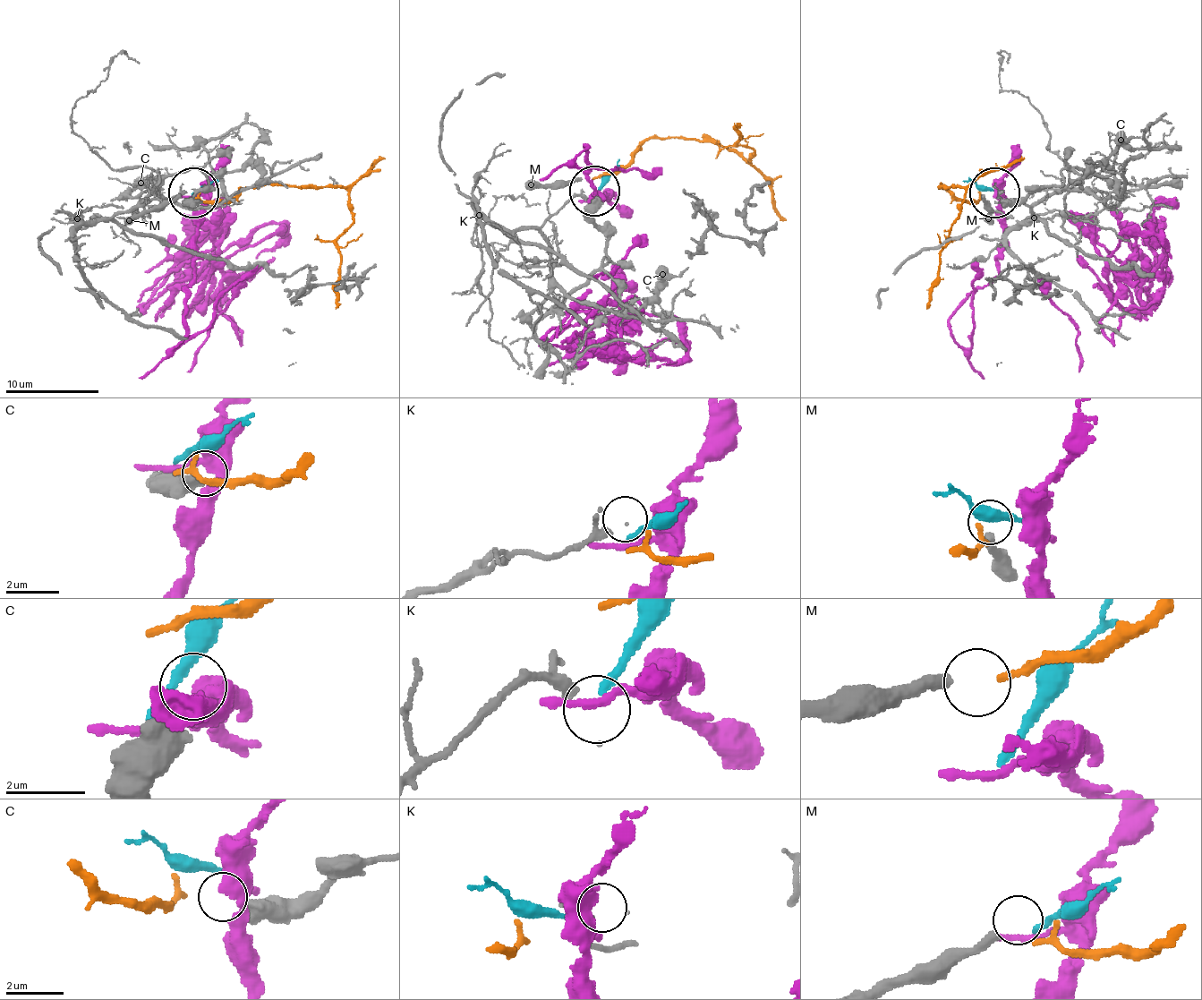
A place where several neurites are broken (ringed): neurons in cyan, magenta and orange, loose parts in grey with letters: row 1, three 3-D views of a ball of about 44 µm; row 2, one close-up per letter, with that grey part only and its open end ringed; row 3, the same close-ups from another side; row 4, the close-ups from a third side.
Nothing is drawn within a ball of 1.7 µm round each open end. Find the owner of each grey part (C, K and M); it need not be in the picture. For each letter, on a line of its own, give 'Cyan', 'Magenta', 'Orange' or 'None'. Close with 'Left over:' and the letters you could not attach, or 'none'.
C: None
K: None
M: None
Left over: C, K, M

